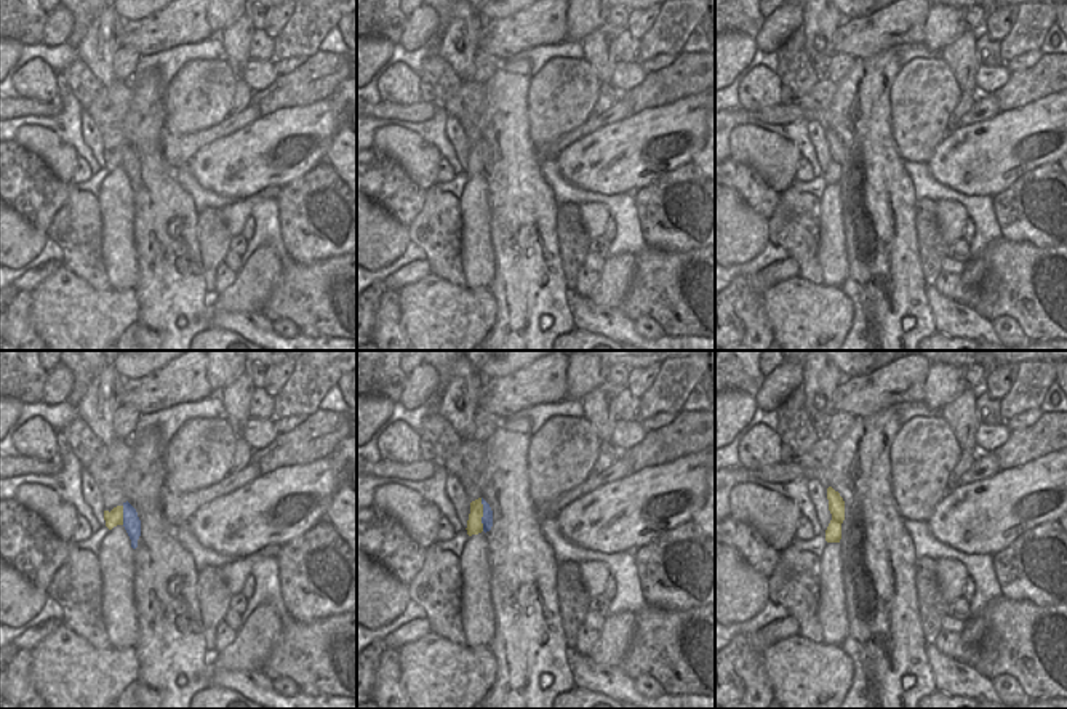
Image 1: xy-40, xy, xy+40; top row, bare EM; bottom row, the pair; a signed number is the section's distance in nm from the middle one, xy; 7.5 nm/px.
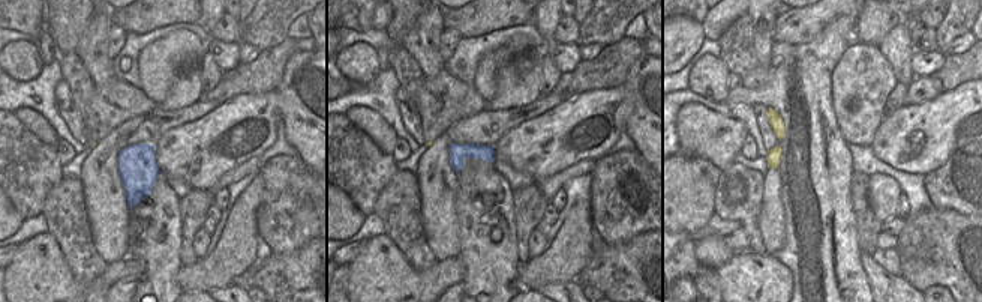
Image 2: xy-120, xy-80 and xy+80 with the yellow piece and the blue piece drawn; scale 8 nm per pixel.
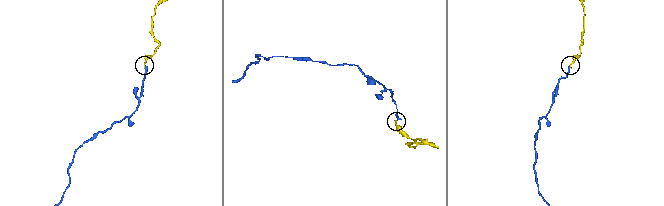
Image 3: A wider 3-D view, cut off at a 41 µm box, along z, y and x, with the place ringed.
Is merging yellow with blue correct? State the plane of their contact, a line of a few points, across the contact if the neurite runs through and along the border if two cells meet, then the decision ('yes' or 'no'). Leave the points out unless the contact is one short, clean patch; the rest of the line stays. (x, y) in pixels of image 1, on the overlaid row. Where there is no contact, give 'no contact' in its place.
xy | xy (474, 524), (482, 514), (487, 519) | yes

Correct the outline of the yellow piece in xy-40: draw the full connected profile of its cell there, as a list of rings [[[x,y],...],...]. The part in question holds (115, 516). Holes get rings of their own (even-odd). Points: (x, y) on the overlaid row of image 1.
[[[128,501],[114,507],[110,512],[104,511],[104,520],[109,530],[117,525],[123,525],[131,539],[131,547],[138,547],[138,539],[141,536],[141,520],[136,509]]]

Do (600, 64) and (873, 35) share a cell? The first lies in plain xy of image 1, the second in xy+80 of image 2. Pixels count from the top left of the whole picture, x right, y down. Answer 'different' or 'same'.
different

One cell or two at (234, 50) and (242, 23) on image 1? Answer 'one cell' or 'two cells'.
one cell

